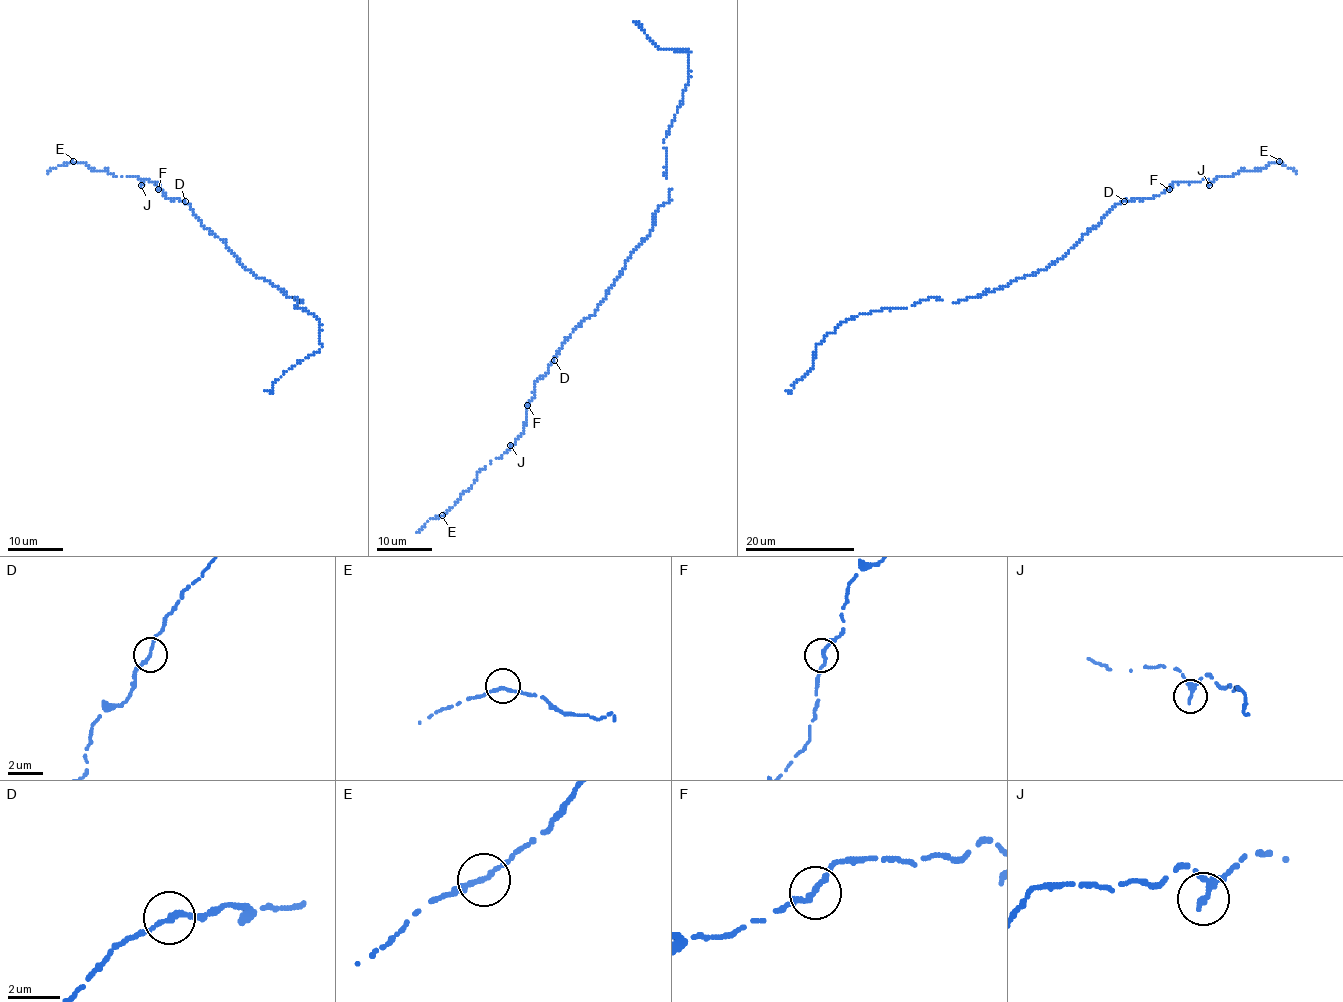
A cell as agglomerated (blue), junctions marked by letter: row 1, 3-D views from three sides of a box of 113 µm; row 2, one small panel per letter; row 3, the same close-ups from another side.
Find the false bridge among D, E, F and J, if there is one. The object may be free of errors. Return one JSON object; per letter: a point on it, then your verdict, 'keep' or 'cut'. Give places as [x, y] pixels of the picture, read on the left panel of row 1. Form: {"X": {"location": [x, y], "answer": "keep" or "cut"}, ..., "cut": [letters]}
{"D": {"location": [185, 201], "answer": "keep"}, "E": {"location": [73, 161], "answer": "keep"}, "F": {"location": [158, 189], "answer": "keep"}, "J": {"location": [141, 185], "answer": "keep"}, "cut": []}

